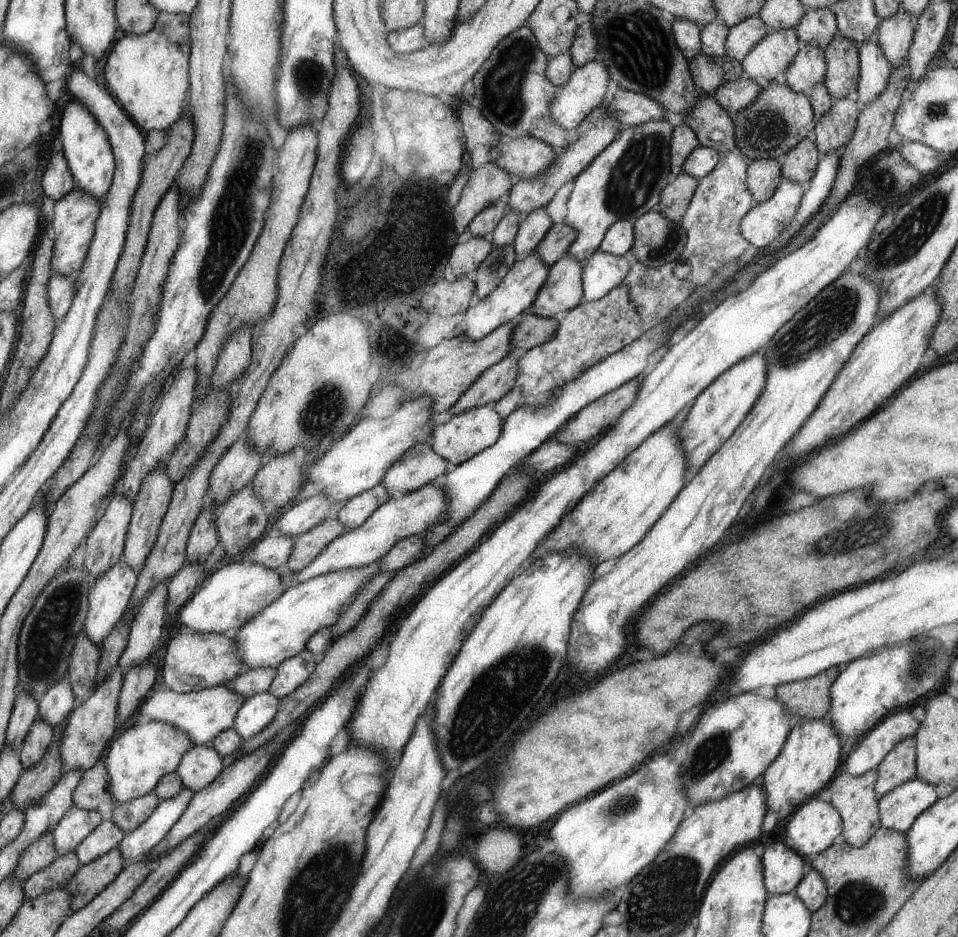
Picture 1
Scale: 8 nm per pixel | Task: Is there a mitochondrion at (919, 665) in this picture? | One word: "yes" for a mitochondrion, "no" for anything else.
yes

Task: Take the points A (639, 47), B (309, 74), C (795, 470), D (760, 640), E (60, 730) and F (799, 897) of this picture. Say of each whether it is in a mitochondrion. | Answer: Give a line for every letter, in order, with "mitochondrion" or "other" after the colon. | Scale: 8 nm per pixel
A: mitochondrion
B: mitochondrion
C: other
D: other
E: other
F: other

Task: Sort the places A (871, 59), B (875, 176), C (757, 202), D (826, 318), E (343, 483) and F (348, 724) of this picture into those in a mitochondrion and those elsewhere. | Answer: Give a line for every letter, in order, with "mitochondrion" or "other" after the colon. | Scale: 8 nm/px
A: other
B: mitochondrion
C: other
D: mitochondrion
E: other
F: other

